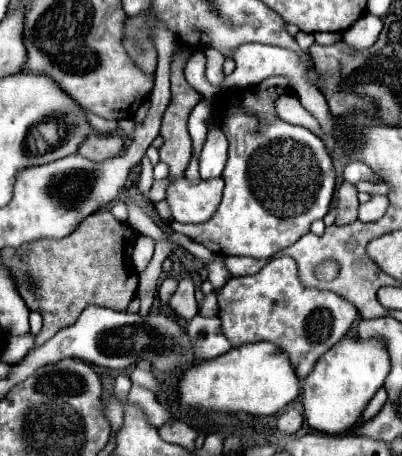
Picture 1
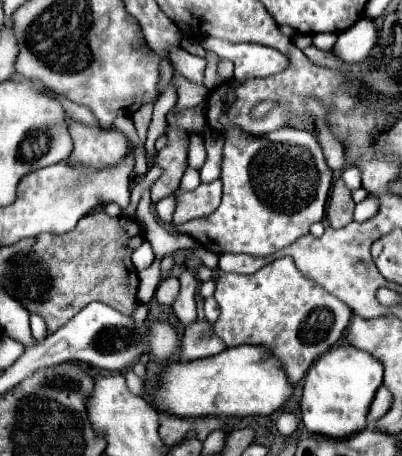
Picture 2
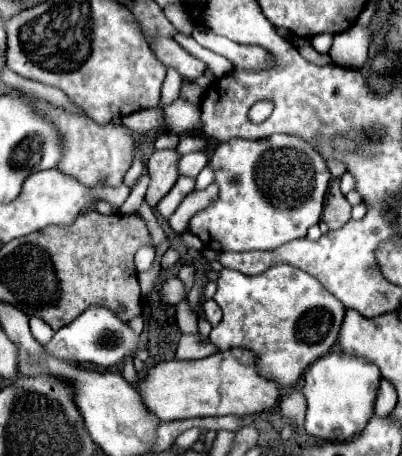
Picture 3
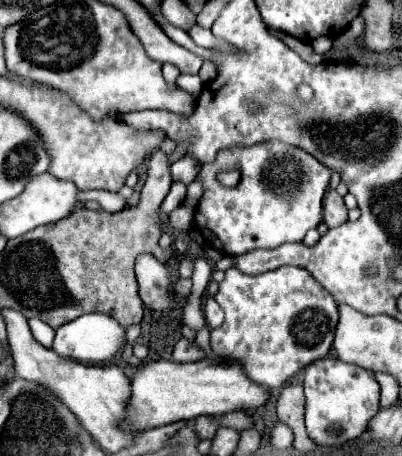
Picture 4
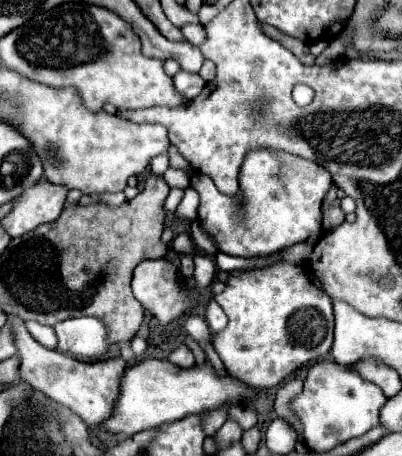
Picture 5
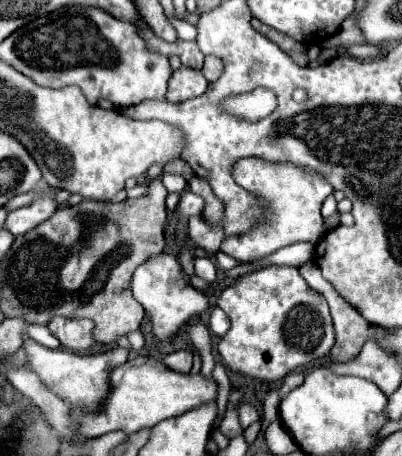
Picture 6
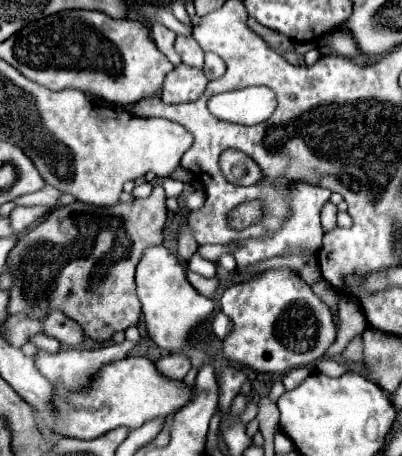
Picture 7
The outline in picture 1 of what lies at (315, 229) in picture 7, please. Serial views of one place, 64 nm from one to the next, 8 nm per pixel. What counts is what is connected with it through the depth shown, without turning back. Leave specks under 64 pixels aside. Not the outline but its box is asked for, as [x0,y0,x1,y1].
[170,104,336,258]

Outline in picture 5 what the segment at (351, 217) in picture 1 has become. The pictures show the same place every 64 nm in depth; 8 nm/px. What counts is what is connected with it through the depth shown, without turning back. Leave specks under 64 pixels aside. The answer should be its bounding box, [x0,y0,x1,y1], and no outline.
[322,198,346,230]

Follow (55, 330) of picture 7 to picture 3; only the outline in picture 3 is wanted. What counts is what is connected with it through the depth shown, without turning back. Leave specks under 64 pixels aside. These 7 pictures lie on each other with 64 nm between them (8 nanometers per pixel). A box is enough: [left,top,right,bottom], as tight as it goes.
[44,304,140,368]

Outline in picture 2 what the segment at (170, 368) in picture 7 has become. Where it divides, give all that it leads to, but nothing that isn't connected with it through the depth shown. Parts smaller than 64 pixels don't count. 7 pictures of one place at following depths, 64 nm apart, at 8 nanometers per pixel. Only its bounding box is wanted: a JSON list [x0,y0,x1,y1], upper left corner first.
[182,320,226,360]

